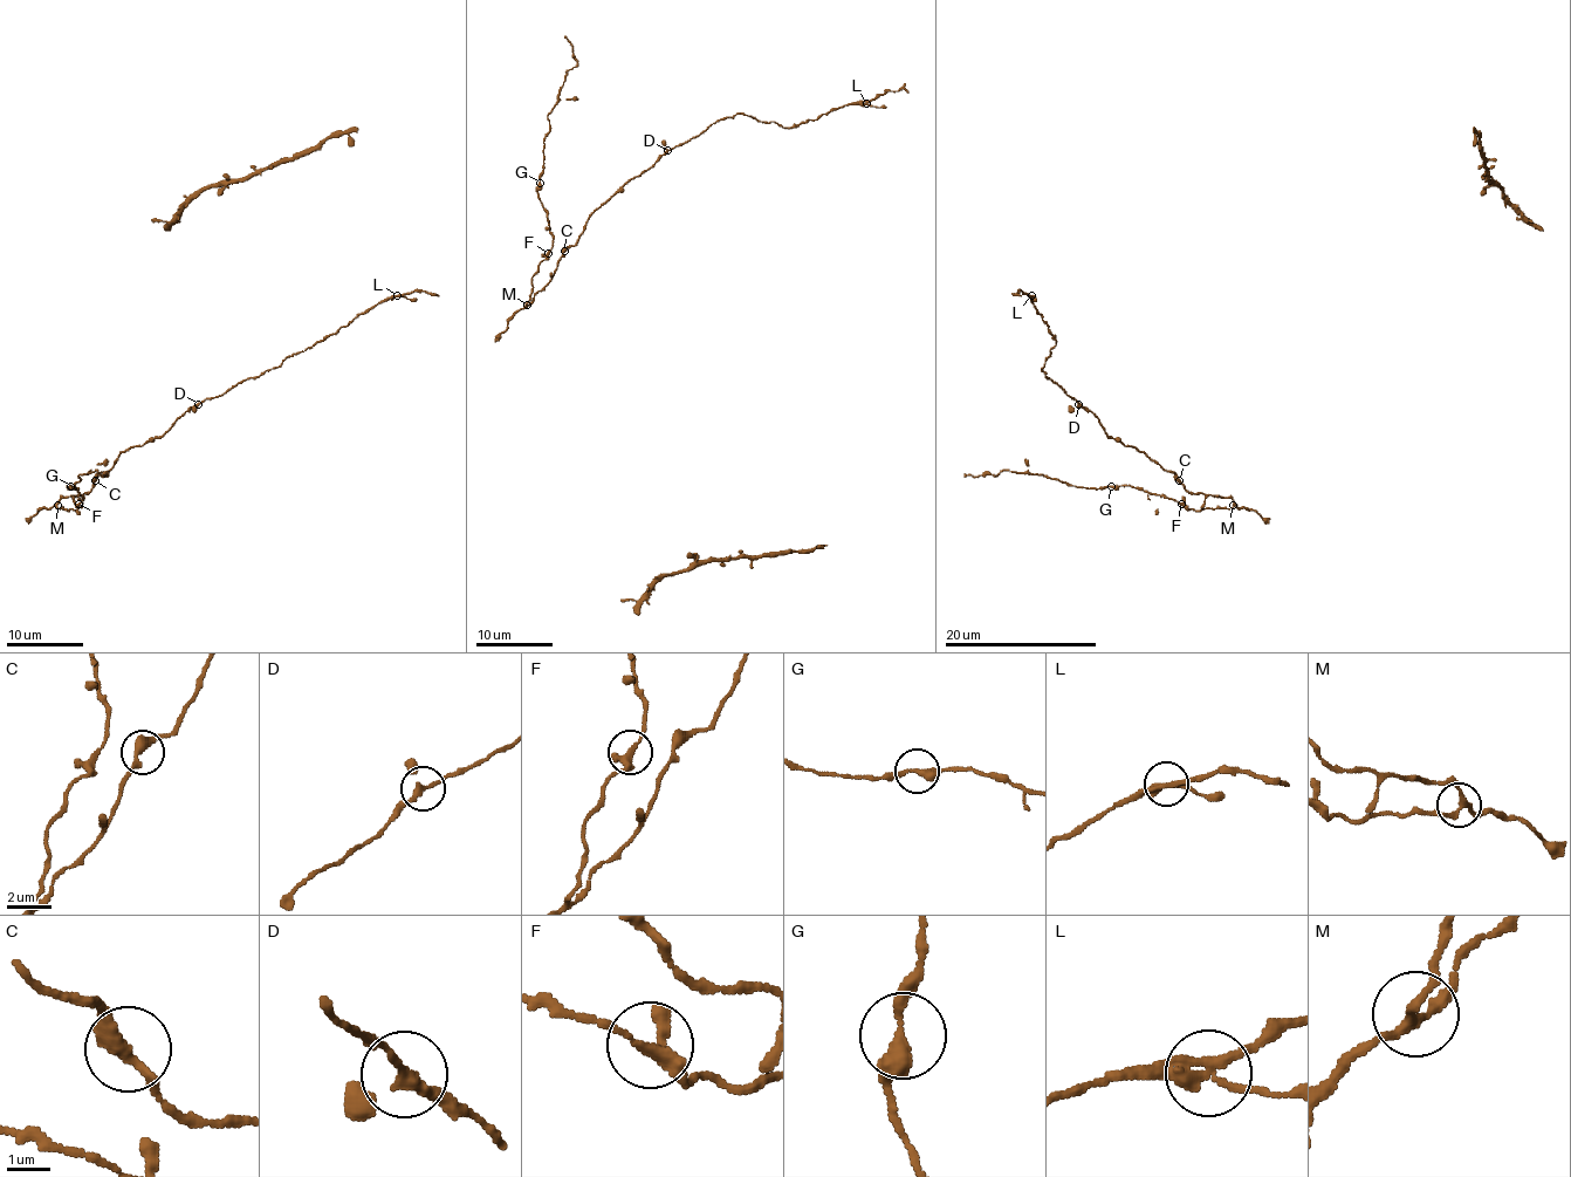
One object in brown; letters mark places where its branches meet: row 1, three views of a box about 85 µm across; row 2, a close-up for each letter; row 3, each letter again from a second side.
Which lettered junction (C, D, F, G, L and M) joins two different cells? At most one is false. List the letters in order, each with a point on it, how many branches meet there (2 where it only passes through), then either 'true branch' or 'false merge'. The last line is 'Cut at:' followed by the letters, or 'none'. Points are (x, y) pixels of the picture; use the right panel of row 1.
C: (1179, 480) | 2 | true branch
D: (1078, 404) | 3 | true branch
F: (1181, 504) | 3 | true branch
G: (1111, 486) | 2 | true branch
L: (1031, 295) | 3 | false merge
M: (1233, 505) | 3 | true branch
Cut at: L

